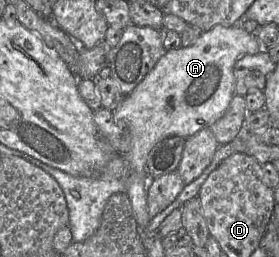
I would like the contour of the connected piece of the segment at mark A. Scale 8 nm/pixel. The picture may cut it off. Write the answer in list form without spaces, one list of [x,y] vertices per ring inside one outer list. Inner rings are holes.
[[[215,25],[213,26],[211,29],[207,30],[207,31],[203,31],[201,32],[201,34],[198,36],[198,38],[195,40],[195,42],[188,46],[188,47],[178,47],[178,48],[175,48],[175,49],[171,49],[171,50],[168,50],[165,52],[165,54],[163,56],[161,56],[161,58],[157,61],[157,63],[154,65],[154,67],[146,74],[146,76],[141,80],[141,82],[127,95],[123,96],[122,100],[120,101],[120,103],[117,105],[117,107],[115,109],[113,109],[113,117],[114,117],[114,120],[115,122],[117,123],[117,125],[120,127],[120,128],[123,128],[124,130],[126,130],[126,132],[128,133],[128,136],[129,136],[129,149],[126,153],[124,154],[118,154],[118,155],[123,155],[126,160],[128,161],[129,163],[129,173],[128,173],[128,176],[127,176],[127,180],[126,180],[126,195],[128,196],[129,200],[130,200],[130,203],[131,203],[131,206],[132,206],[132,210],[134,212],[134,216],[135,216],[135,220],[136,220],[136,223],[137,223],[137,226],[139,227],[139,230],[142,230],[144,229],[145,227],[147,227],[149,221],[150,221],[150,218],[149,218],[149,215],[148,215],[148,211],[147,211],[147,190],[149,188],[149,186],[152,184],[152,180],[153,178],[151,178],[150,176],[147,175],[147,168],[146,168],[146,161],[147,161],[147,156],[150,152],[150,150],[153,148],[153,146],[161,139],[165,138],[165,137],[168,137],[168,136],[182,136],[184,138],[187,138],[188,136],[191,136],[193,134],[195,134],[196,132],[198,132],[200,129],[204,128],[204,127],[209,127],[212,123],[214,123],[216,120],[218,120],[220,117],[222,117],[222,115],[225,113],[233,95],[234,95],[234,75],[233,75],[233,66],[235,64],[235,61],[240,57],[240,56],[243,56],[243,55],[246,55],[246,54],[256,54],[257,52],[261,51],[261,47],[260,47],[260,44],[256,38],[255,35],[253,35],[252,33],[249,33],[247,32],[246,30],[244,30],[242,27],[240,26],[237,26],[237,25],[232,25],[232,26],[223,26],[223,25]]]

